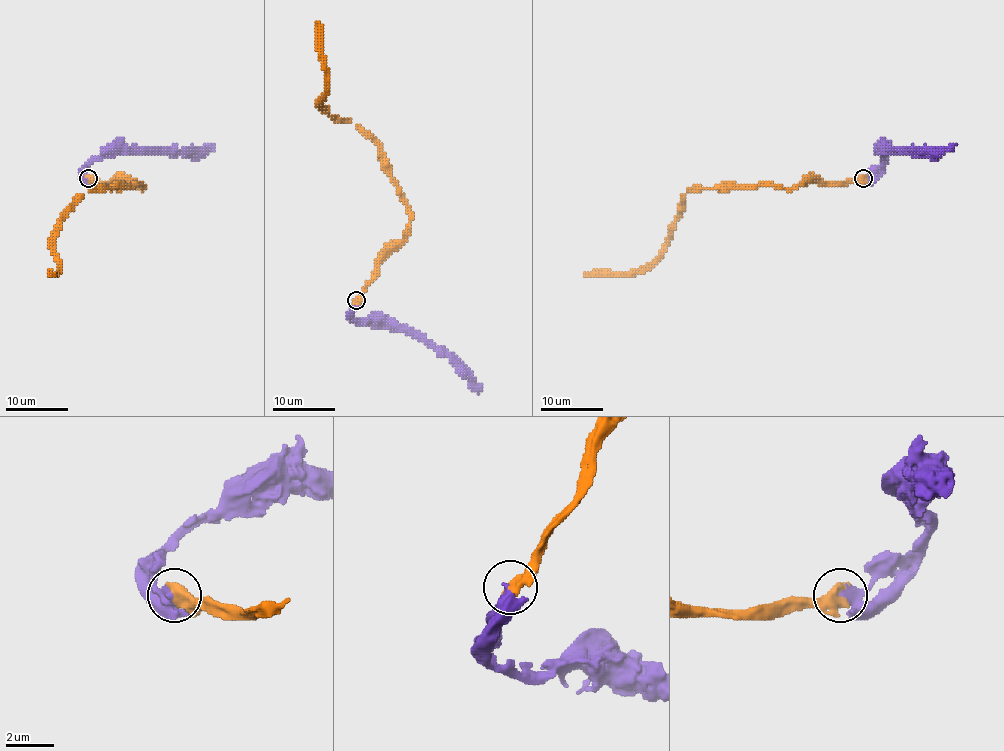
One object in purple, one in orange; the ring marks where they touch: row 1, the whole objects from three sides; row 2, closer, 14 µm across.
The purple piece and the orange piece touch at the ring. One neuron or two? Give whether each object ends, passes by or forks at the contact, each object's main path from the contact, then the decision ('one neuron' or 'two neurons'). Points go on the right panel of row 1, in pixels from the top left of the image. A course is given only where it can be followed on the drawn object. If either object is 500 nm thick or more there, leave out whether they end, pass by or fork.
purple runs (863, 178), (880, 169), (885, 151), (940, 153), (955, 145); orange runs (863, 178), (804, 180), (794, 187), (691, 187), (683, 194), (666, 245), (652, 261), (630, 272), (583, 275); one neuron

